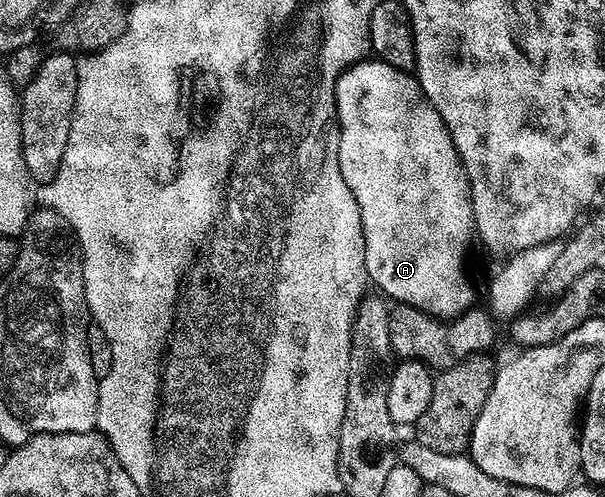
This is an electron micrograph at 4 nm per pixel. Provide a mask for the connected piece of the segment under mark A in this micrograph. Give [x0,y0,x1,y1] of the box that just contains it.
[336,59,476,319]

